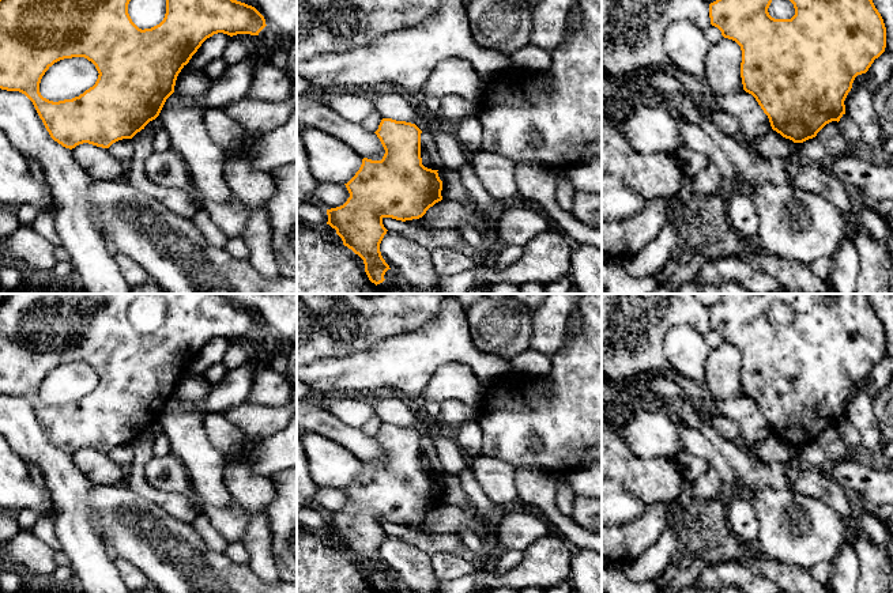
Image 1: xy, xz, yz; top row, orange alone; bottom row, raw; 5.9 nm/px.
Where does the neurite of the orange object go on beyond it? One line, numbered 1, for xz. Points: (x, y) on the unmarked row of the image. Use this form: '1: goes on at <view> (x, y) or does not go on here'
1: does not go on here

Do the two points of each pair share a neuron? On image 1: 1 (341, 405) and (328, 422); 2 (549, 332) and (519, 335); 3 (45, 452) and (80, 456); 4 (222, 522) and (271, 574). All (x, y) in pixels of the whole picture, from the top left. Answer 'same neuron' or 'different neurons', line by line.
1: different neurons
2: different neurons
3: different neurons
4: different neurons

